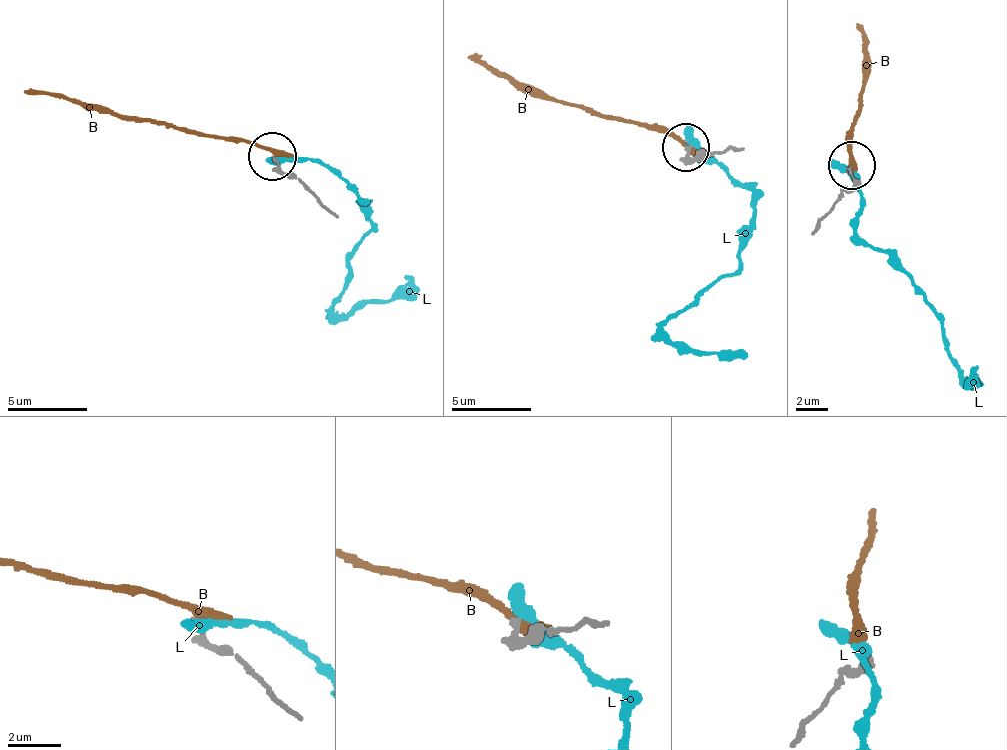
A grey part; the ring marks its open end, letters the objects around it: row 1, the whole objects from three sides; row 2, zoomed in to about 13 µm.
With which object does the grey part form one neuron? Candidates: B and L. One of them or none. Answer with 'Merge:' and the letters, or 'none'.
Merge: none

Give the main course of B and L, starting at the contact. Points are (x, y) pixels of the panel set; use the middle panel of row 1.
B: (688, 149), (669, 131), (529, 96), (467, 55)
L: (688, 145), (726, 165), (734, 180), (754, 195), (737, 267), (663, 330), (688, 348), (747, 354)

